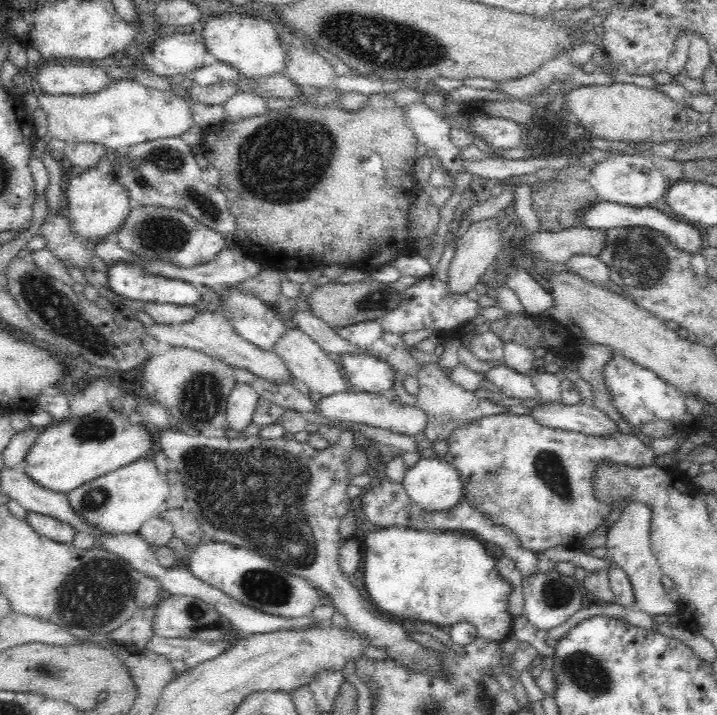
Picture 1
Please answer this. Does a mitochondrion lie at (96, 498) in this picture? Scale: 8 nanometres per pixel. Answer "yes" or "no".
yes

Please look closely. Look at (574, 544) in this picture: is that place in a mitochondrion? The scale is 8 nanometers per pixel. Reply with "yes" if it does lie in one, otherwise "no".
no

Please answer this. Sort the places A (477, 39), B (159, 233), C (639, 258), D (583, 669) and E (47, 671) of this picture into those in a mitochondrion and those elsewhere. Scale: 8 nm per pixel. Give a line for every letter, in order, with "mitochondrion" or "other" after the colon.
A: other
B: mitochondrion
C: mitochondrion
D: mitochondrion
E: mitochondrion

